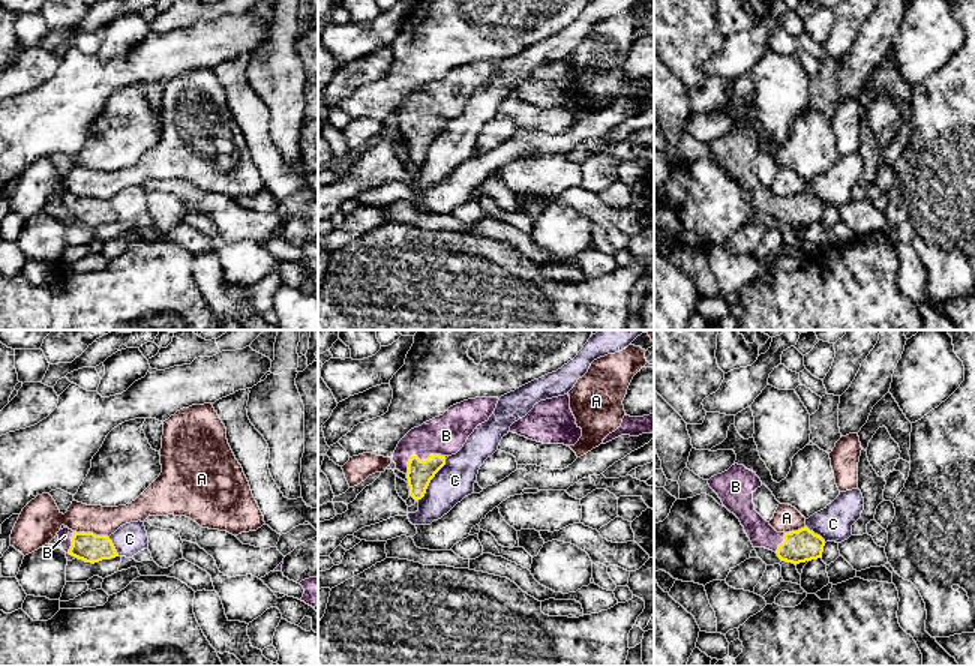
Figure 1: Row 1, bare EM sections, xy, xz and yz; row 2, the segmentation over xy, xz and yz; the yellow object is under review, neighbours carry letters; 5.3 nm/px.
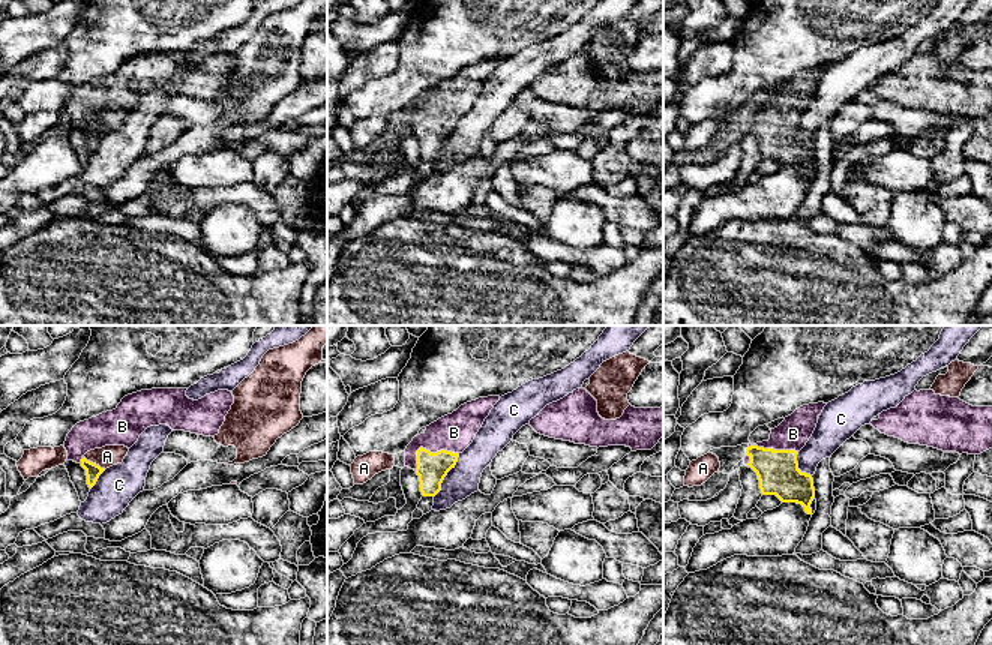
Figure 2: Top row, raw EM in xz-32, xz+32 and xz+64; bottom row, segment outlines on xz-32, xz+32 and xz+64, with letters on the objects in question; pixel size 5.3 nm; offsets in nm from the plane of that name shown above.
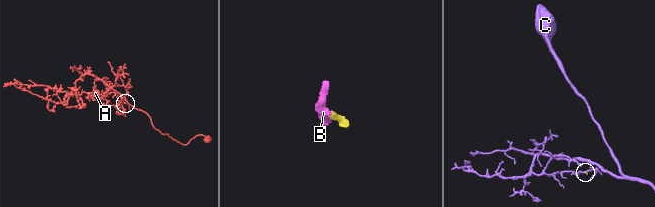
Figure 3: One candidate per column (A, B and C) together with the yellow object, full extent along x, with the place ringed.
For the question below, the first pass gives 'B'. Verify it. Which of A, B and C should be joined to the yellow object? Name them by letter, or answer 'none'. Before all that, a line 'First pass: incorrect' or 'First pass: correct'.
First pass: correct
B

